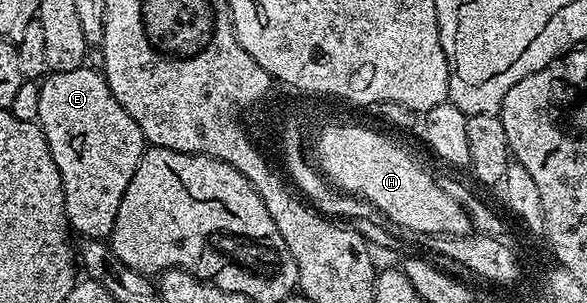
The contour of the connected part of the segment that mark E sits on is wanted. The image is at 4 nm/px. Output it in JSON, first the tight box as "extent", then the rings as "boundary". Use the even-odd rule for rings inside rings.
{"extent":[36,66,147,240],"boundary":[[[90,66],[67,72],[50,72],[41,81],[40,110],[36,122],[48,142],[48,150],[52,150],[52,162],[56,162],[60,170],[60,182],[64,186],[64,210],[71,229],[77,235],[79,232],[82,238],[106,240],[112,226],[116,226],[120,198],[124,198],[124,190],[128,190],[128,182],[132,182],[132,174],[136,174],[136,166],[147,147],[140,126],[136,126],[124,106],[116,102],[101,71],[94,69],[93,72]]]}

